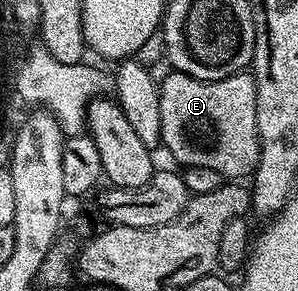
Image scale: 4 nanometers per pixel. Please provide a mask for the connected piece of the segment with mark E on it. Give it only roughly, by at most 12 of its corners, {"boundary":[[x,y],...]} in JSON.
{"boundary":[[250,72],[159,81],[161,145],[247,179],[259,162]]}

